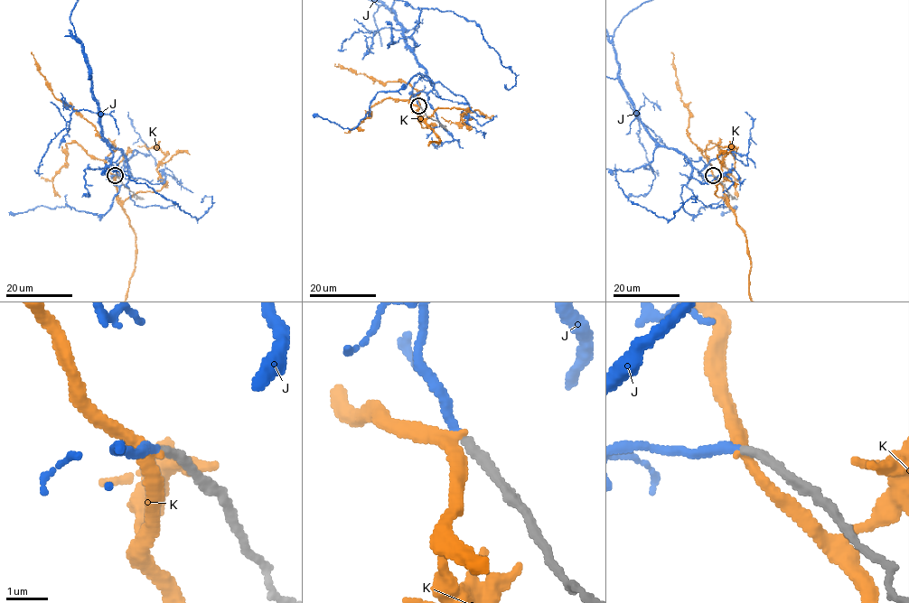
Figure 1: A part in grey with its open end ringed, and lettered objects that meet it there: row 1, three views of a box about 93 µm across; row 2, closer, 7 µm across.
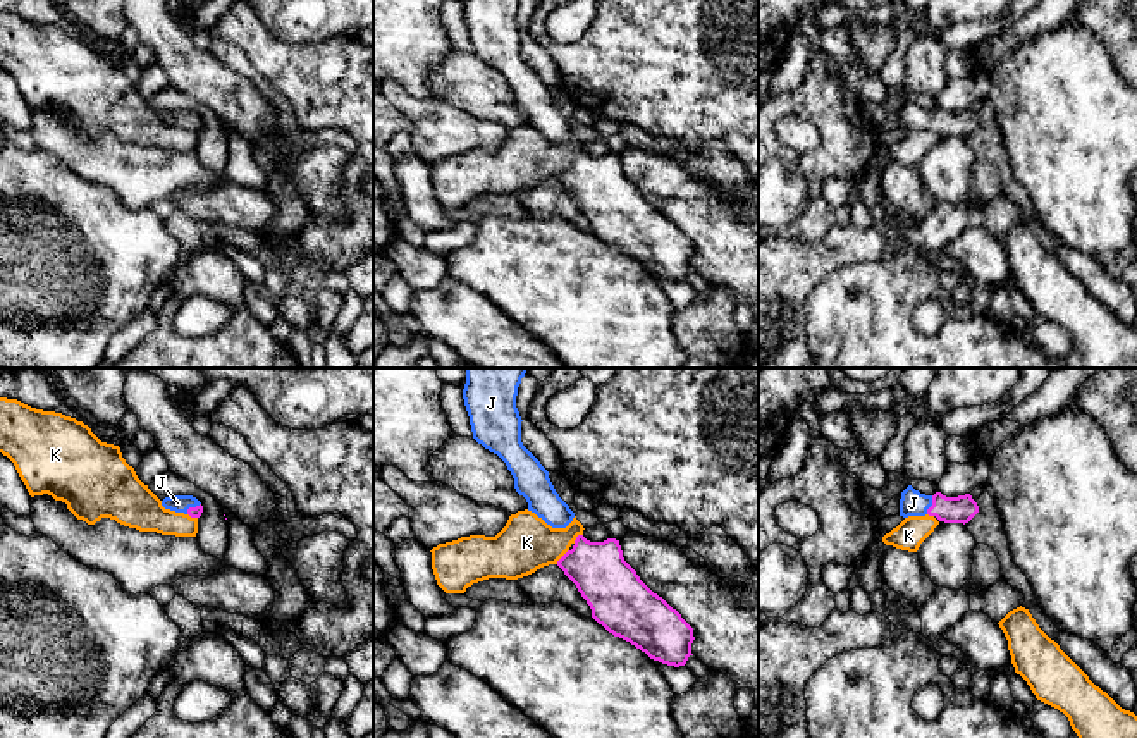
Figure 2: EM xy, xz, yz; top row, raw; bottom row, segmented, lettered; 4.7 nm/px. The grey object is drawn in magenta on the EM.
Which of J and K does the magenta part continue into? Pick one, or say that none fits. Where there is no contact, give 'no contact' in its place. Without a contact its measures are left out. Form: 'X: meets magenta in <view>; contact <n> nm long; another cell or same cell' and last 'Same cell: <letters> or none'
J: meets magenta in yz; contact 90 nm long; same cell
K: meets magenta in xz; contact 90 nm long; another cell
Same cell: J

